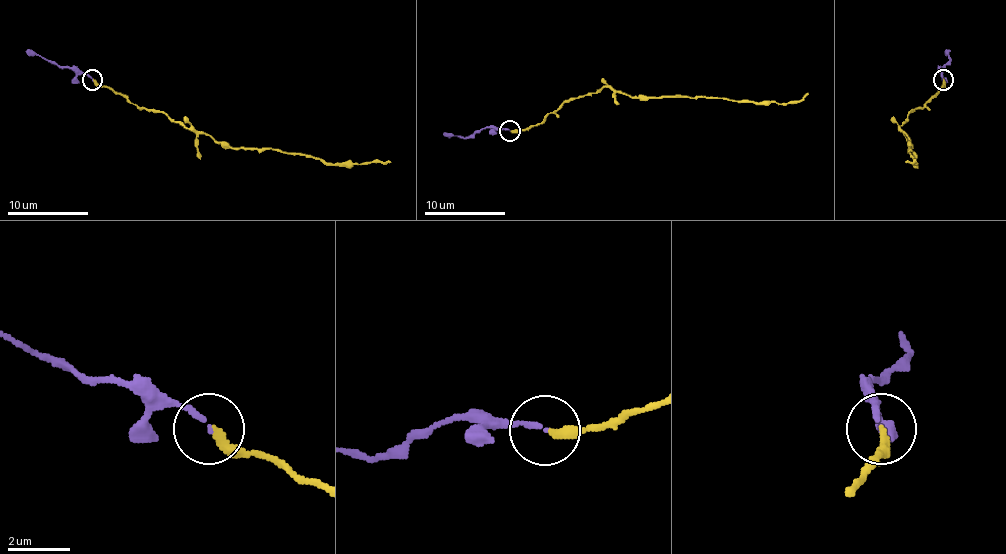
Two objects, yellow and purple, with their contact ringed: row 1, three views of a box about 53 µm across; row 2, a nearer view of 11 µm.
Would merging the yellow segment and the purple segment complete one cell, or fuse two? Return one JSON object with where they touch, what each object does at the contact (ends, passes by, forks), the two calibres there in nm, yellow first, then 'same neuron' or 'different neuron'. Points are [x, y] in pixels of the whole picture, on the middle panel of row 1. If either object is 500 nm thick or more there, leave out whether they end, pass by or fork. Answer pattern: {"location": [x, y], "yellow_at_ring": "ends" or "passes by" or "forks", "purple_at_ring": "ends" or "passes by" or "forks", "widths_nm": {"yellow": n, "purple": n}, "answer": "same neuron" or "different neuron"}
{"location": [510, 130], "yellow_at_ring": "ends", "purple_at_ring": "ends", "widths_nm": {"yellow": 280, "purple": 160}, "answer": "same neuron"}

